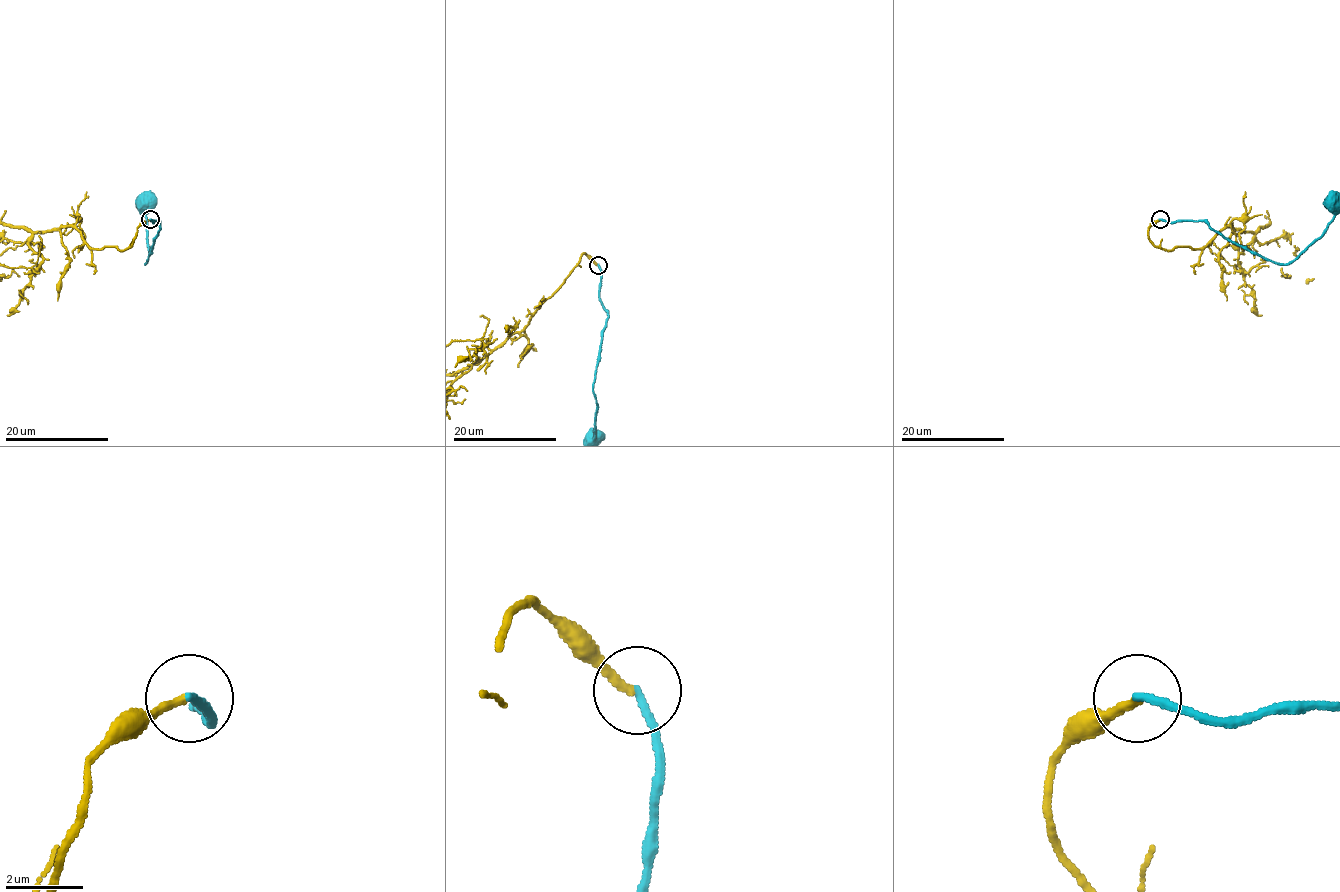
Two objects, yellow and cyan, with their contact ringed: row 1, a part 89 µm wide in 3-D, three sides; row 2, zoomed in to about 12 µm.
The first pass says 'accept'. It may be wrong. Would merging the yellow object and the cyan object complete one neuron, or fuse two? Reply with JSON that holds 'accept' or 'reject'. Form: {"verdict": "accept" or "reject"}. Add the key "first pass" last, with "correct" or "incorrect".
{"verdict": "accept", "first pass": "correct"}

